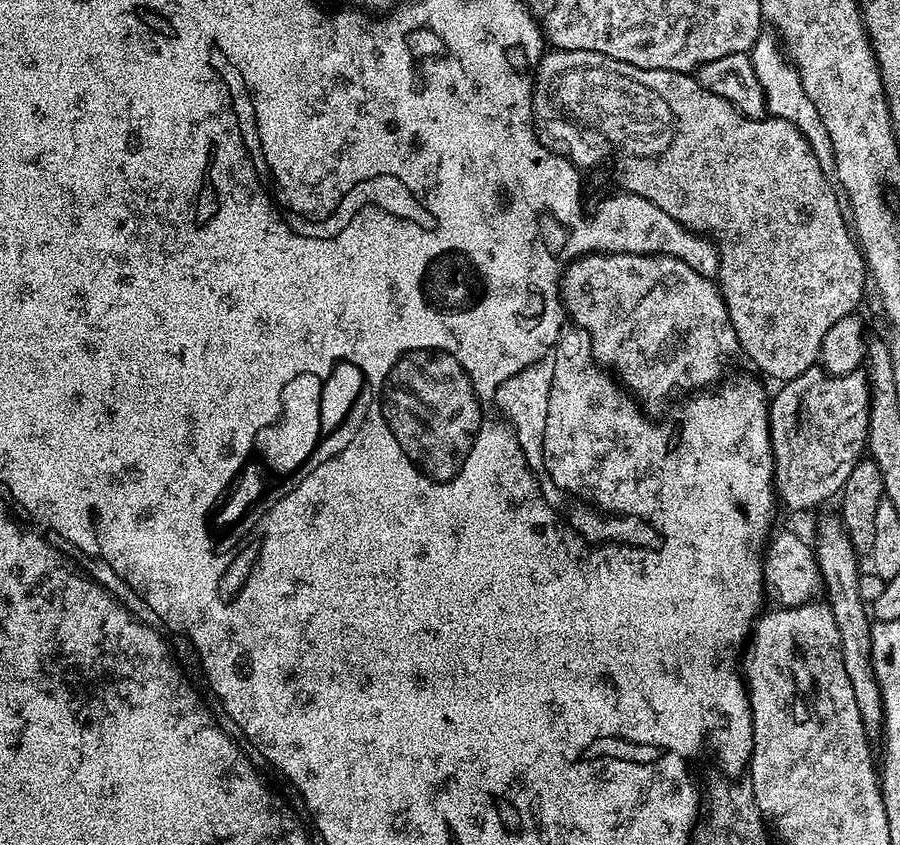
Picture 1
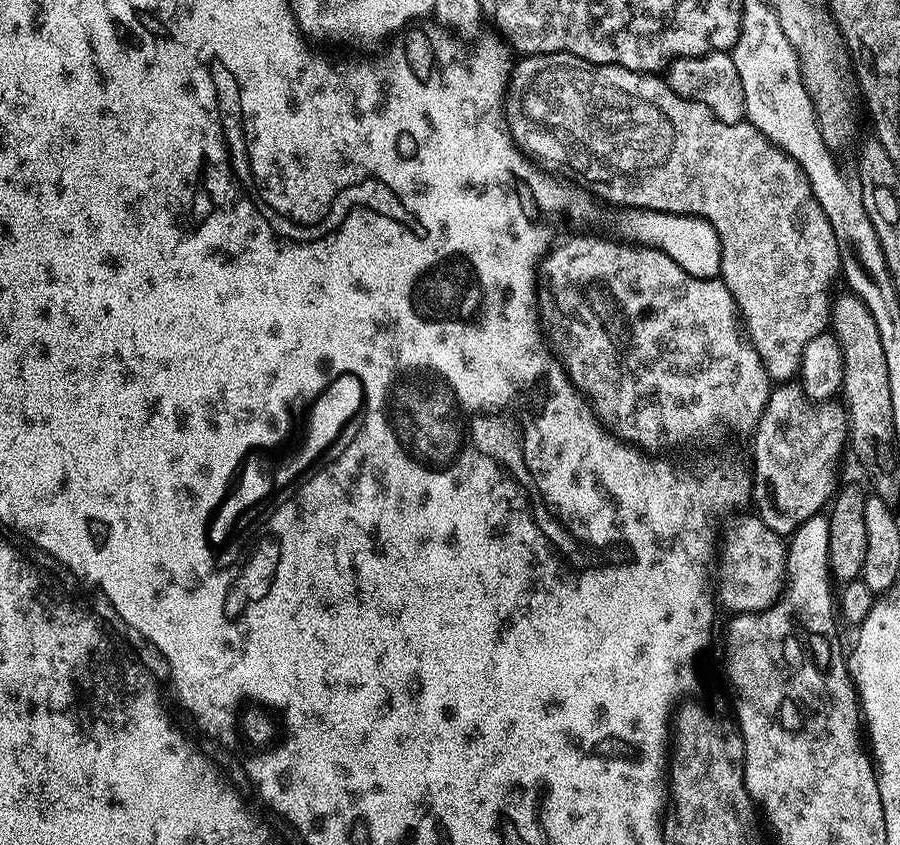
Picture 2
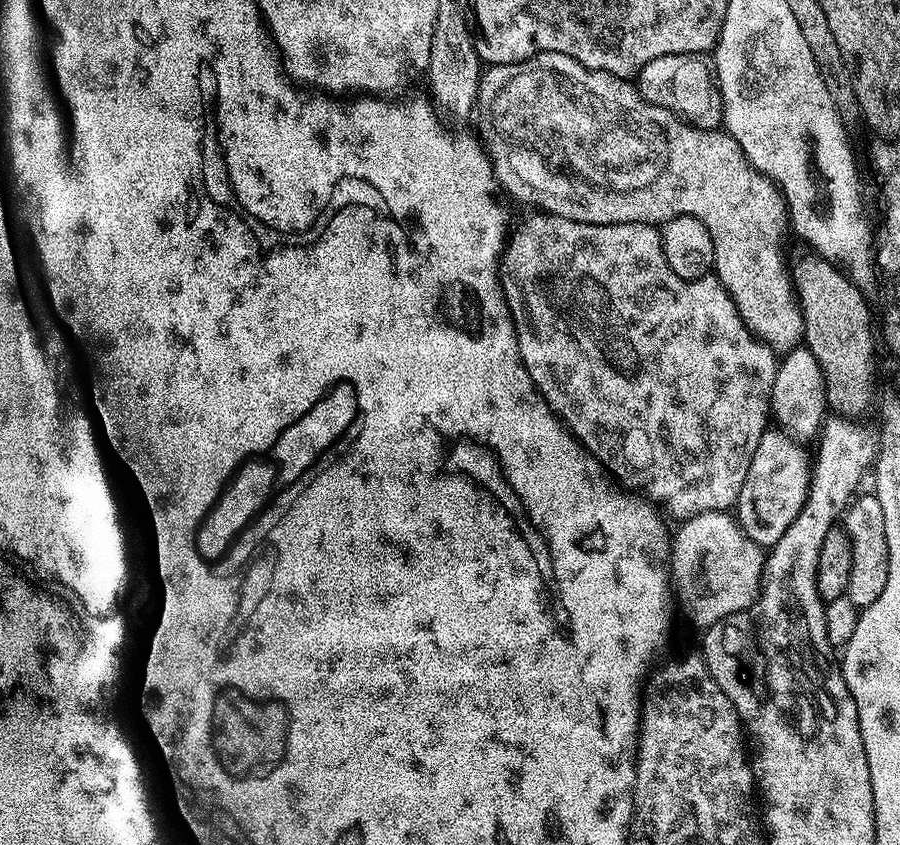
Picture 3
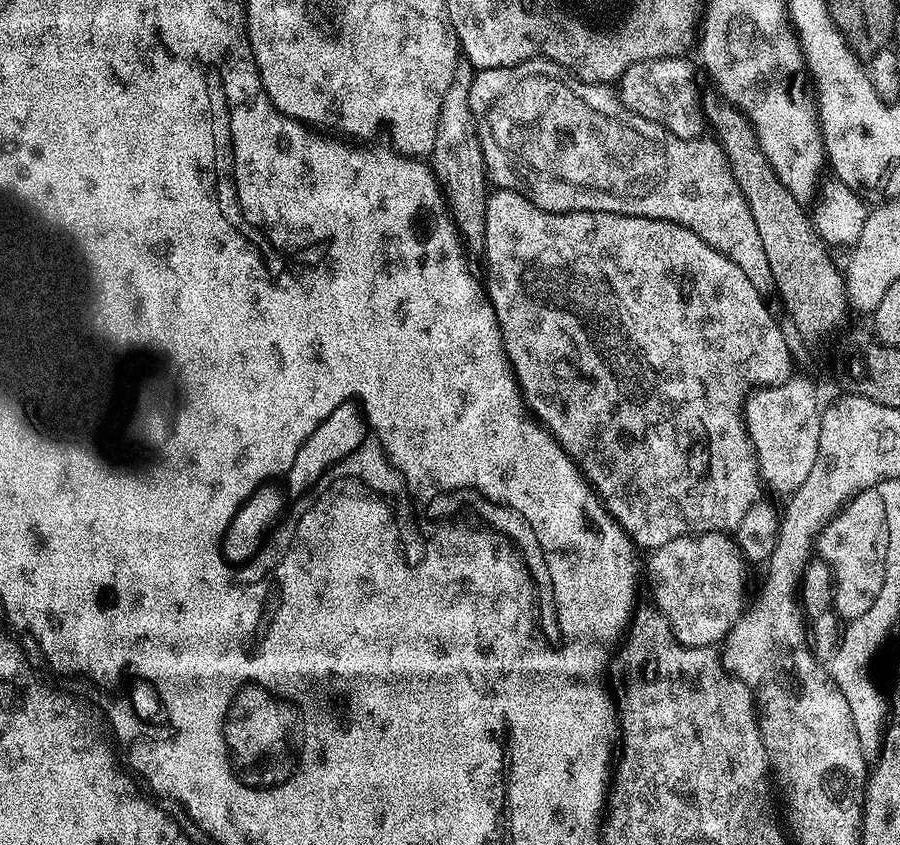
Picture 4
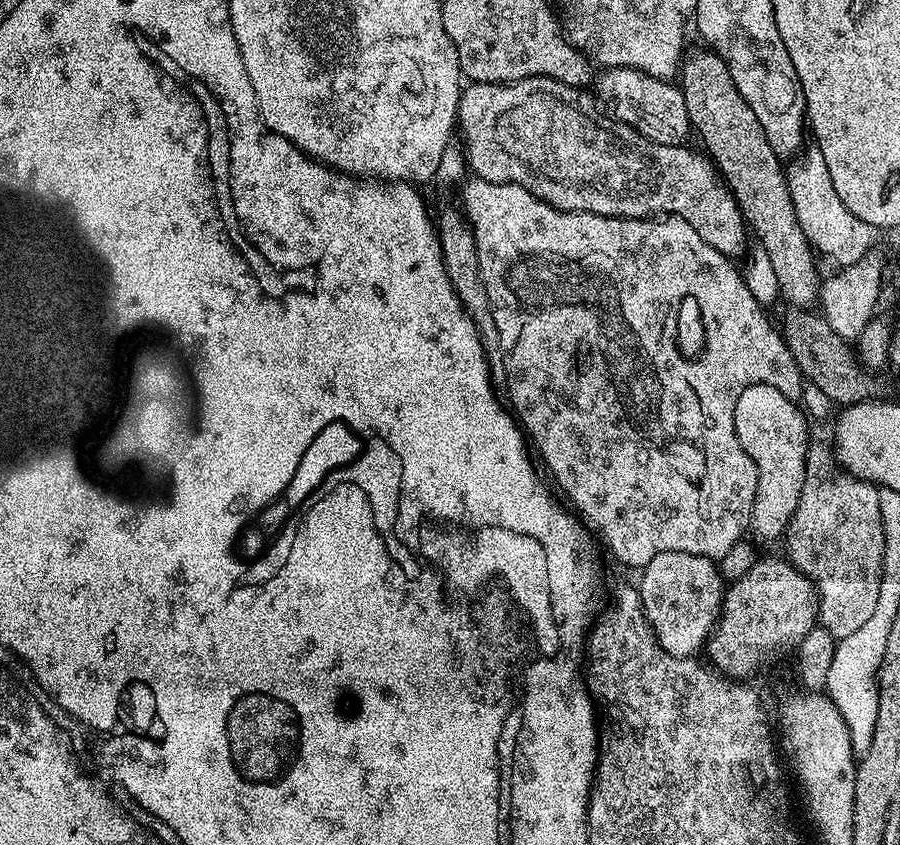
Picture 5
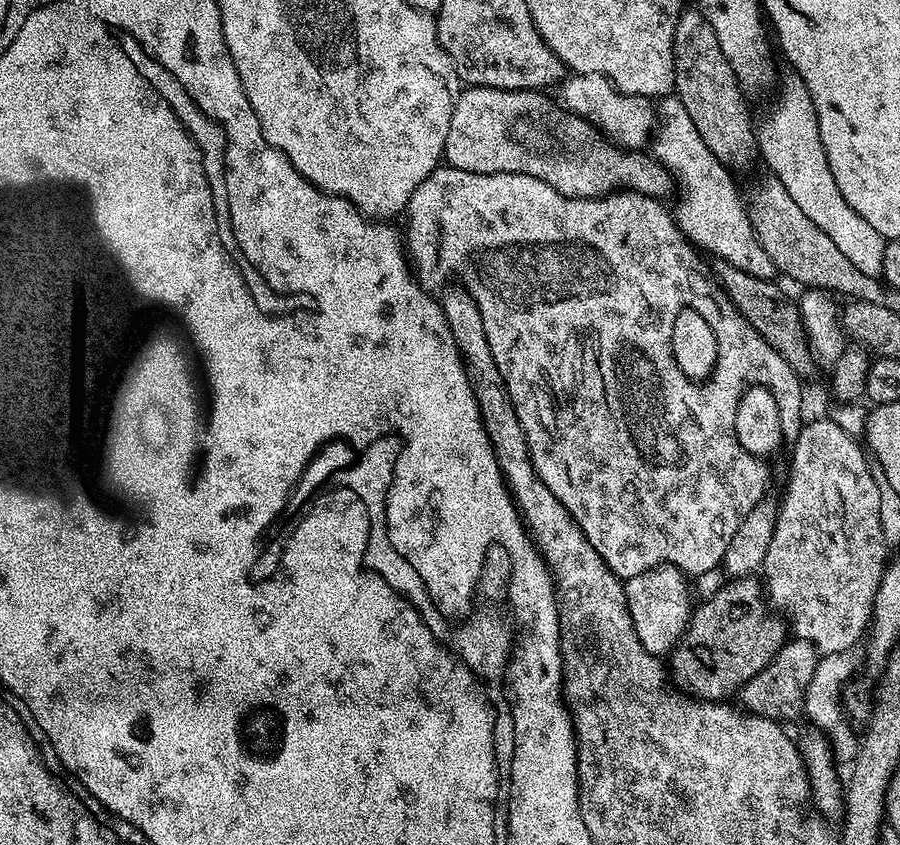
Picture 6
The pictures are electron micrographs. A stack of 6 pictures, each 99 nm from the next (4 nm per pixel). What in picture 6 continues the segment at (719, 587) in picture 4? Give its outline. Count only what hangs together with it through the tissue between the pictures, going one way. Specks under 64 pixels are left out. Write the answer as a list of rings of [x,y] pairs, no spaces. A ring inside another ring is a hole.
[[[657,564],[626,581],[624,593],[630,610],[630,618],[634,622],[634,634],[638,634],[638,642],[642,642],[642,646],[646,646],[646,650],[650,650],[650,654],[661,658],[667,657],[676,647],[676,643],[684,635],[685,630],[688,629],[688,622],[692,619],[694,592],[690,587],[689,577],[679,568],[675,568],[673,564]]]

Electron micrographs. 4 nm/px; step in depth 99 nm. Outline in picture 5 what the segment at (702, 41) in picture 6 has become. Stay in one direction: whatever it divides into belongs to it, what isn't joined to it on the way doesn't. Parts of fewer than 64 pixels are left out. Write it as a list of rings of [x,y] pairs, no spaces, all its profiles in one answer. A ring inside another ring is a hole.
[[[703,50],[692,52],[683,57],[682,67],[678,72],[678,84],[686,98],[686,112],[692,123],[695,135],[700,135],[703,151],[707,153],[713,164],[716,165],[724,183],[732,196],[735,197],[745,223],[756,234],[759,247],[766,250],[770,256],[770,263],[774,266],[775,277],[780,287],[779,295],[792,306],[812,306],[817,303],[820,295],[822,275],[816,269],[817,253],[809,244],[806,234],[796,217],[796,211],[790,198],[788,178],[782,167],[781,157],[770,146],[766,138],[766,130],[762,130],[762,122],[758,122],[758,114],[750,110],[746,98],[734,86],[734,78],[726,66],[724,59],[717,52]]]

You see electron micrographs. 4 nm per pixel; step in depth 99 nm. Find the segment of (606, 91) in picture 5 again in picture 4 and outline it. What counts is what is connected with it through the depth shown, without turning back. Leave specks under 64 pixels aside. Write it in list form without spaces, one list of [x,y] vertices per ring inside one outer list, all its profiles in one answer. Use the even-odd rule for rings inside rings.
[[[684,56],[668,60],[638,62],[630,66],[618,81],[620,100],[634,114],[658,122],[670,134],[683,140],[698,140],[706,132],[706,108],[700,105],[700,88],[696,85],[696,68]]]

